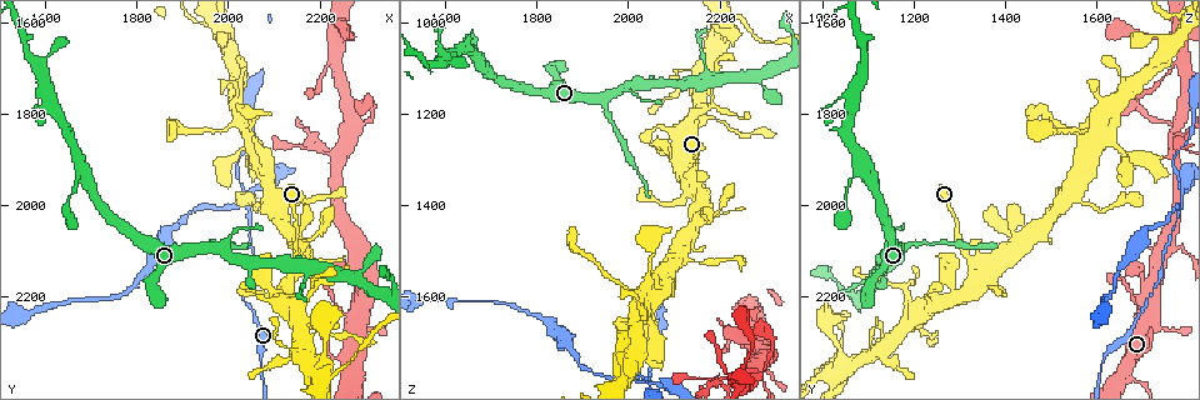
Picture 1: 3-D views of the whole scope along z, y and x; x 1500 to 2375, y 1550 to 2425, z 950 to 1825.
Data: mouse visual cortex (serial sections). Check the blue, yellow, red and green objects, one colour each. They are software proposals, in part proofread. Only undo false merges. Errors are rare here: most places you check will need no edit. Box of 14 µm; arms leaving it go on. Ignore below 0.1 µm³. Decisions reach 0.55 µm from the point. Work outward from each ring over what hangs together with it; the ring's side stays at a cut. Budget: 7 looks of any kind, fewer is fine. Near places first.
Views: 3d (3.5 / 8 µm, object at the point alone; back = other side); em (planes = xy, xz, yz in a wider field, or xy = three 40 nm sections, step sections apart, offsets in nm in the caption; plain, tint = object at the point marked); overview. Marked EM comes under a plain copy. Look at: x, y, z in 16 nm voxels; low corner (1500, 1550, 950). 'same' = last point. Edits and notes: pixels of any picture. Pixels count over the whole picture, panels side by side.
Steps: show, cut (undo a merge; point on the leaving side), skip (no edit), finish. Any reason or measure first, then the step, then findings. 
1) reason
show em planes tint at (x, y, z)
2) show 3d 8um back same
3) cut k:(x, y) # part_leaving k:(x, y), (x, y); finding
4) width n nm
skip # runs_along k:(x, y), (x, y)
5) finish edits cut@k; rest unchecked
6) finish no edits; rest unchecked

show 3d 8um back at (2200, 1875, 1780)

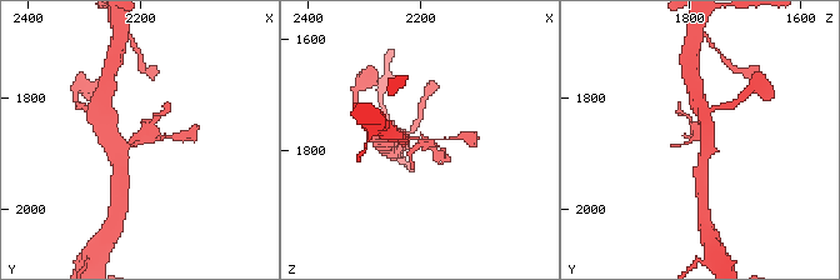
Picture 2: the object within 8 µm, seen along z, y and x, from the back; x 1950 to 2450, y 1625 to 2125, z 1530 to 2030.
now the EM
show em xy step 1 tint at (2195, 1875, 1785)

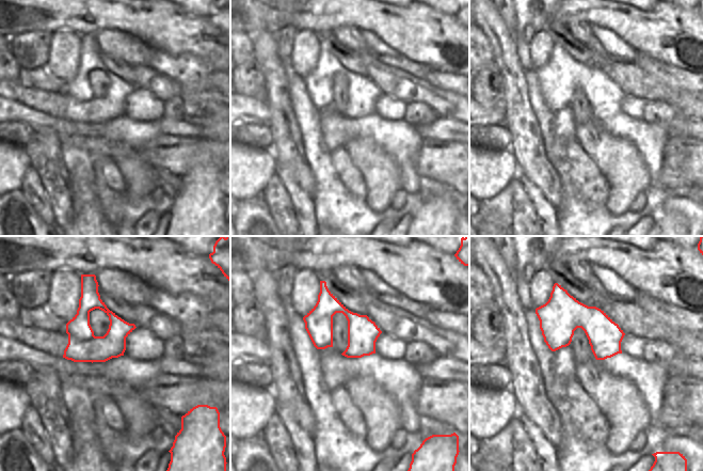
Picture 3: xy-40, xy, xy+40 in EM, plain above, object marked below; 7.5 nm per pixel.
skip # runs_along 2:(118, 159), (159, 118); continuous, no second cell

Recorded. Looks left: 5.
sudden change in width
show 3d 3.5um at (2040, 1990, 1785)

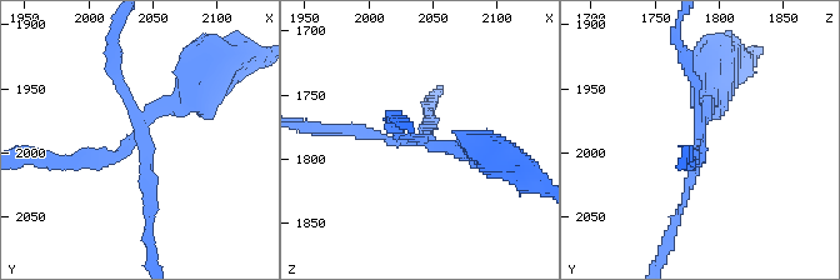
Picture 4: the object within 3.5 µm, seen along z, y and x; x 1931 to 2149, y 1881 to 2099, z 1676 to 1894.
arms 4; arm_widths 100, 100, 150, 250 nm; shape alone is not enough
show em xy step 2 tint at (2038, 1990, 1784)

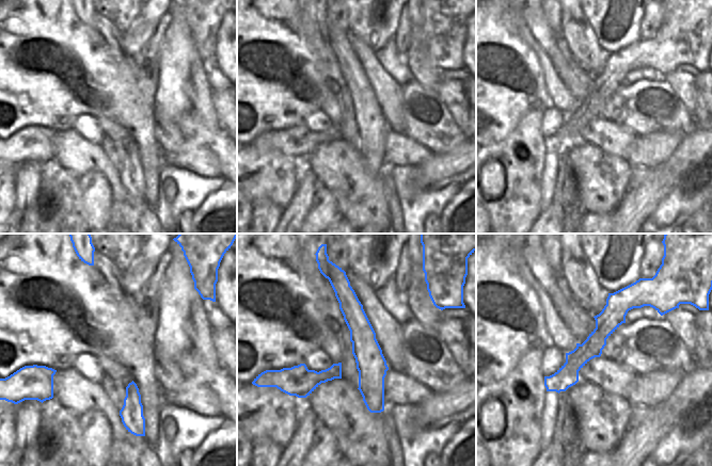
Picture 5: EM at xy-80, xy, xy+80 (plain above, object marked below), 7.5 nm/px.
another direction
show em xy step 1 tint same

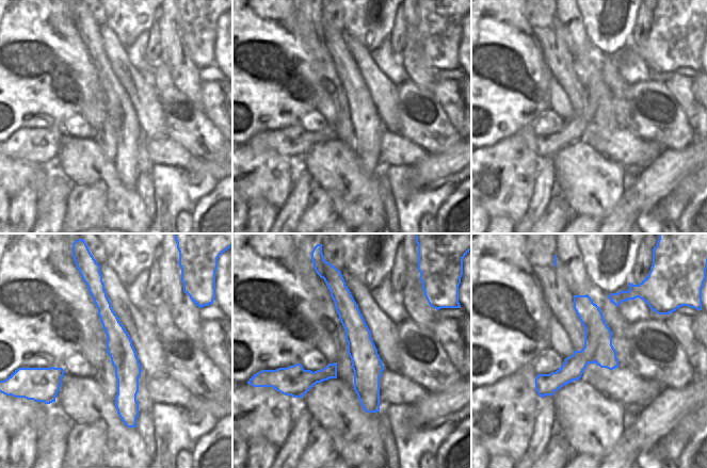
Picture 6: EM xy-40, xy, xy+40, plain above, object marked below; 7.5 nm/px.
cut 4:(460, 154) # border 6:(584, 331), (596, 333), (594, 361); two cells meet here

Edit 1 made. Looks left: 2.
finish edits cut@4; rest unchecked

